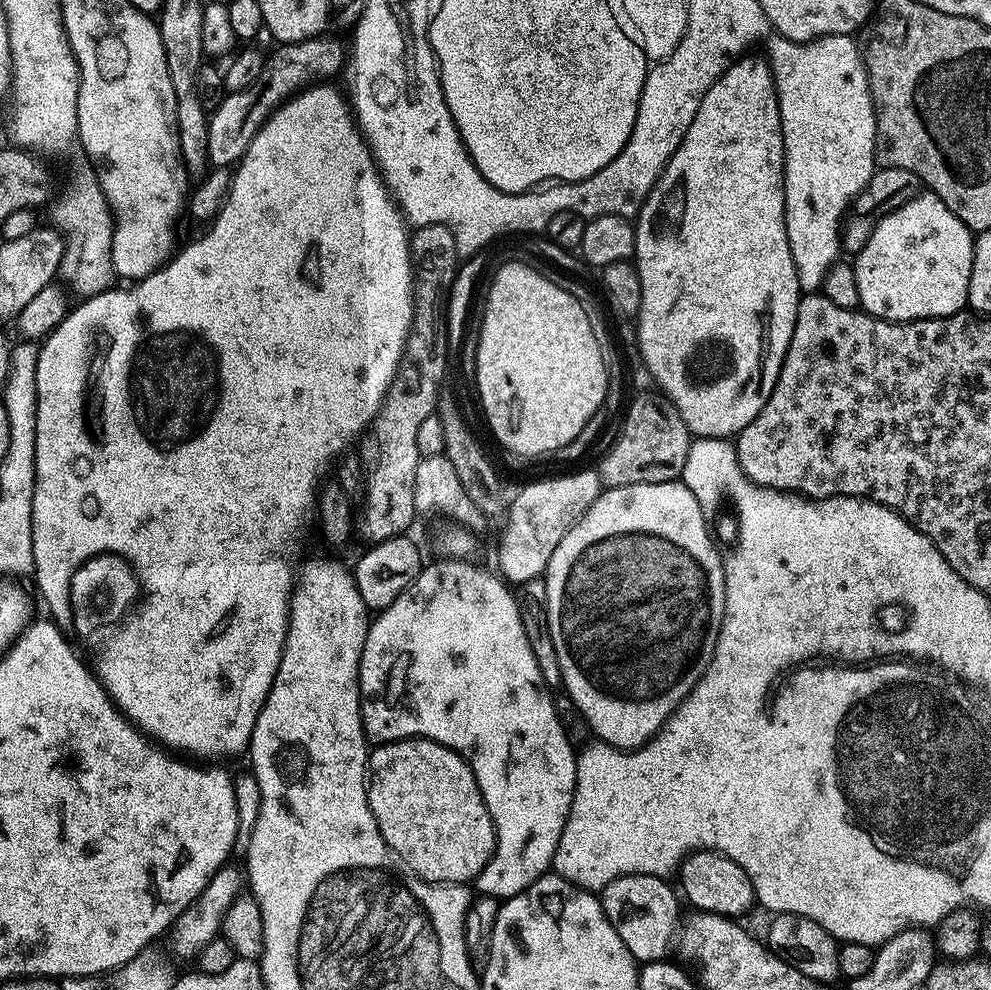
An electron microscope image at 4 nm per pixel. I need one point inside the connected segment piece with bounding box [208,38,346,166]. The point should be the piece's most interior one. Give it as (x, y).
(231, 129)

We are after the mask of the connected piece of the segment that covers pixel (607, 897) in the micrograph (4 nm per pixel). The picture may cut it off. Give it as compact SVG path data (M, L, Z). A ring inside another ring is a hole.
M619 876L614 878L599 893L598 899L610 926L618 930L618 938L626 942L630 954L637 962L651 962L653 960L663 960L669 954L668 943L673 943L674 931L678 926L678 916L676 920L676 896L672 893L672 888L668 885L667 879L658 876Z

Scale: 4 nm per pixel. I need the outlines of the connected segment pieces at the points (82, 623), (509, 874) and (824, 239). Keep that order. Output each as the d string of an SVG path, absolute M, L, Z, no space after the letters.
M100 548L100 552L91 552L72 568L68 575L68 620L55 620L54 623L96 672L100 668L98 653L102 646L106 646L108 639L116 636L132 616L140 616L144 600L148 600L148 588L144 588L144 579L136 564L132 564L124 552L116 552L116 548Z
M443 558L437 564L425 563L421 567L420 572L416 575L416 580L407 588L402 594L398 594L398 598L394 598L394 602L390 602L388 608L383 609L379 613L380 616L371 621L368 625L368 633L366 634L366 642L364 643L364 649L360 655L360 714L364 717L364 734L369 741L372 742L387 742L390 740L406 740L409 738L423 738L426 740L436 740L440 744L445 744L448 748L452 748L454 751L460 753L461 756L465 757L468 761L468 765L472 768L472 773L476 776L478 786L482 790L484 795L484 801L486 806L490 810L492 815L492 821L496 827L496 849L492 852L492 857L488 860L488 865L480 871L479 876L476 877L474 884L477 889L483 895L495 896L497 900L503 902L511 898L511 896L517 896L519 892L524 892L529 886L536 881L539 876L545 875L551 869L552 859L554 858L554 850L558 850L558 838L562 838L562 826L566 826L566 818L570 814L570 806L572 805L572 799L574 798L574 790L576 789L576 757L577 753L572 752L572 744L568 741L570 738L569 733L560 723L560 718L554 710L554 702L552 701L553 693L549 691L544 683L542 674L538 670L538 662L534 662L534 650L530 650L530 642L526 642L526 630L522 630L522 618L520 617L520 605L516 603L516 598L513 589L509 587L507 583L499 575L493 574L490 576L484 574L480 570L476 570L472 565L466 564L466 560L462 558Z
M779 34L773 37L768 44L766 64L772 71L772 83L776 85L776 100L780 103L780 125L784 135L784 221L790 242L790 254L794 258L794 266L798 274L798 286L801 293L812 294L823 282L825 270L841 255L841 220L848 211L848 205L866 186L866 182L870 182L872 173L878 167L876 163L876 111L872 109L872 91L868 89L868 72L864 68L862 49L852 36L822 36L818 40L807 42L787 40L785 36Z

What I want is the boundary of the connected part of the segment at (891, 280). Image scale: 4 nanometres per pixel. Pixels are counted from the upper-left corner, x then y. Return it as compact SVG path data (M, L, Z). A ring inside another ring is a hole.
M921 190L904 204L888 212L876 223L866 246L855 253L854 267L858 278L860 308L880 320L907 322L909 320L932 320L935 316L952 316L967 305L972 269L973 233L932 192Z

